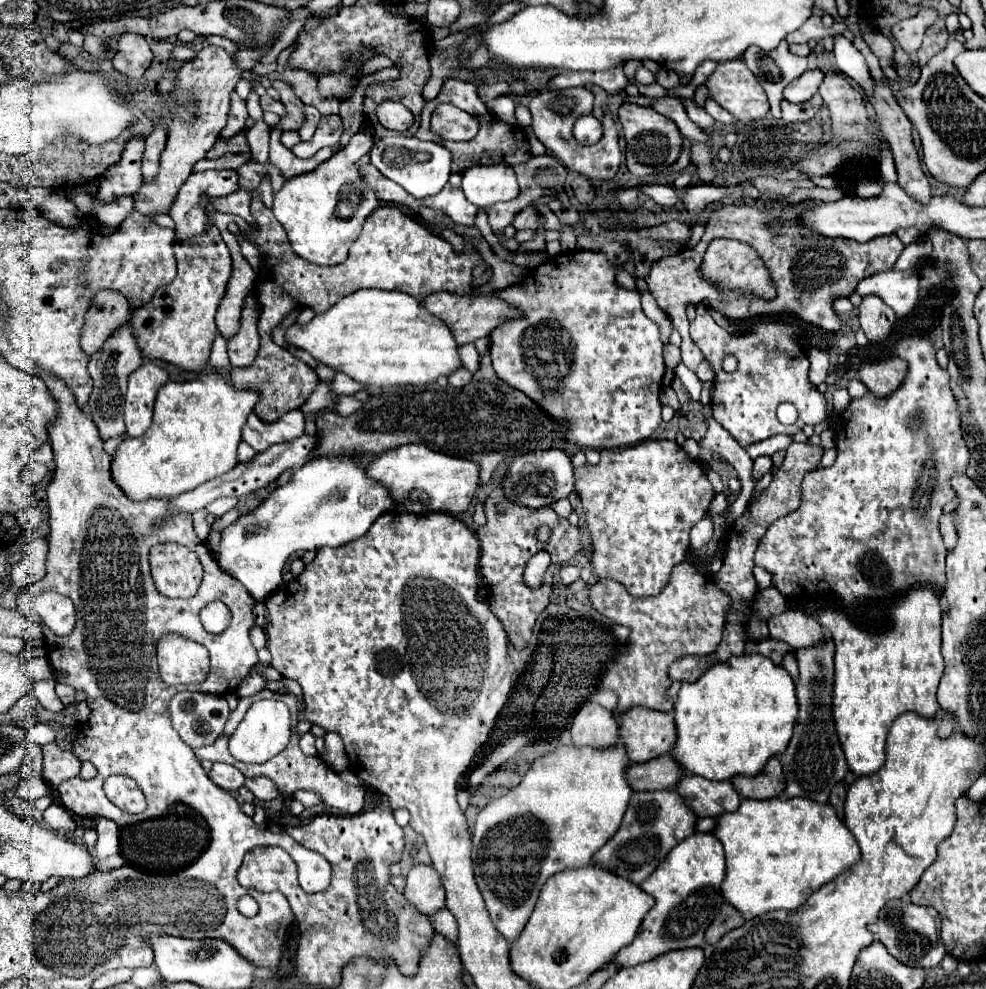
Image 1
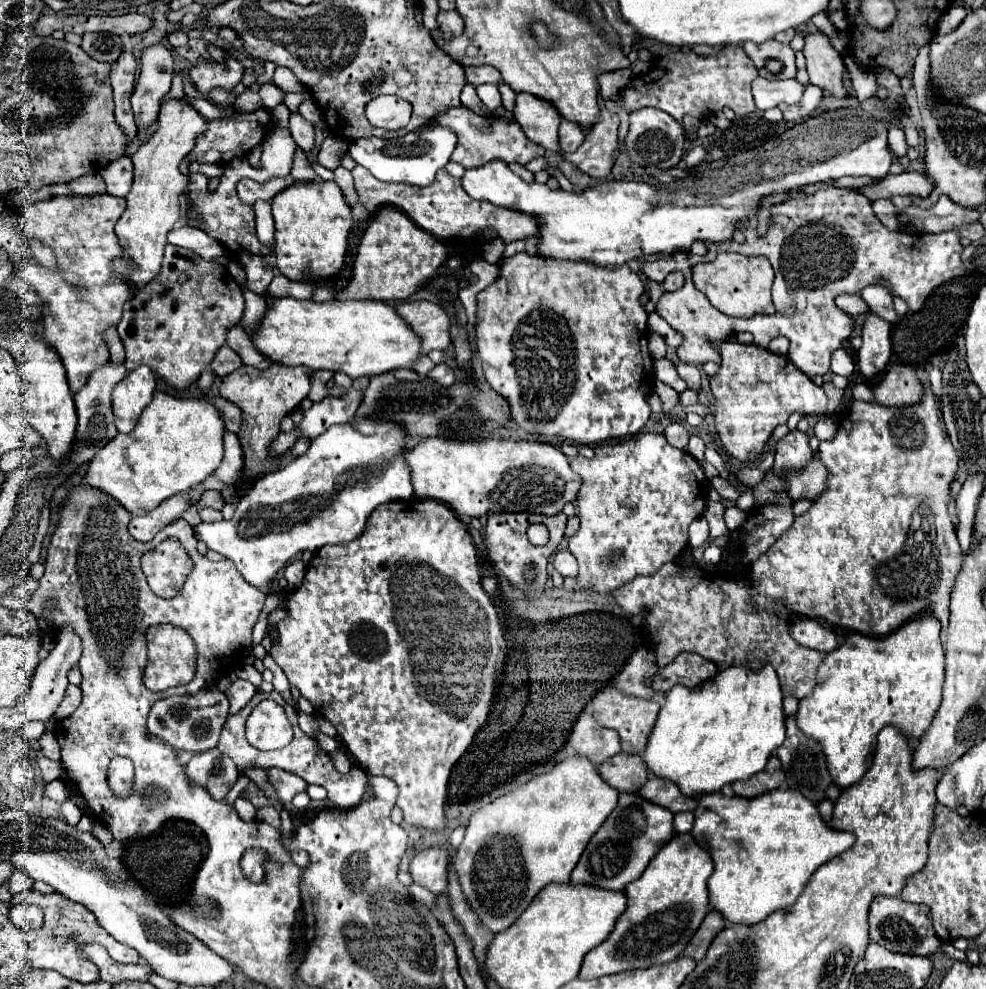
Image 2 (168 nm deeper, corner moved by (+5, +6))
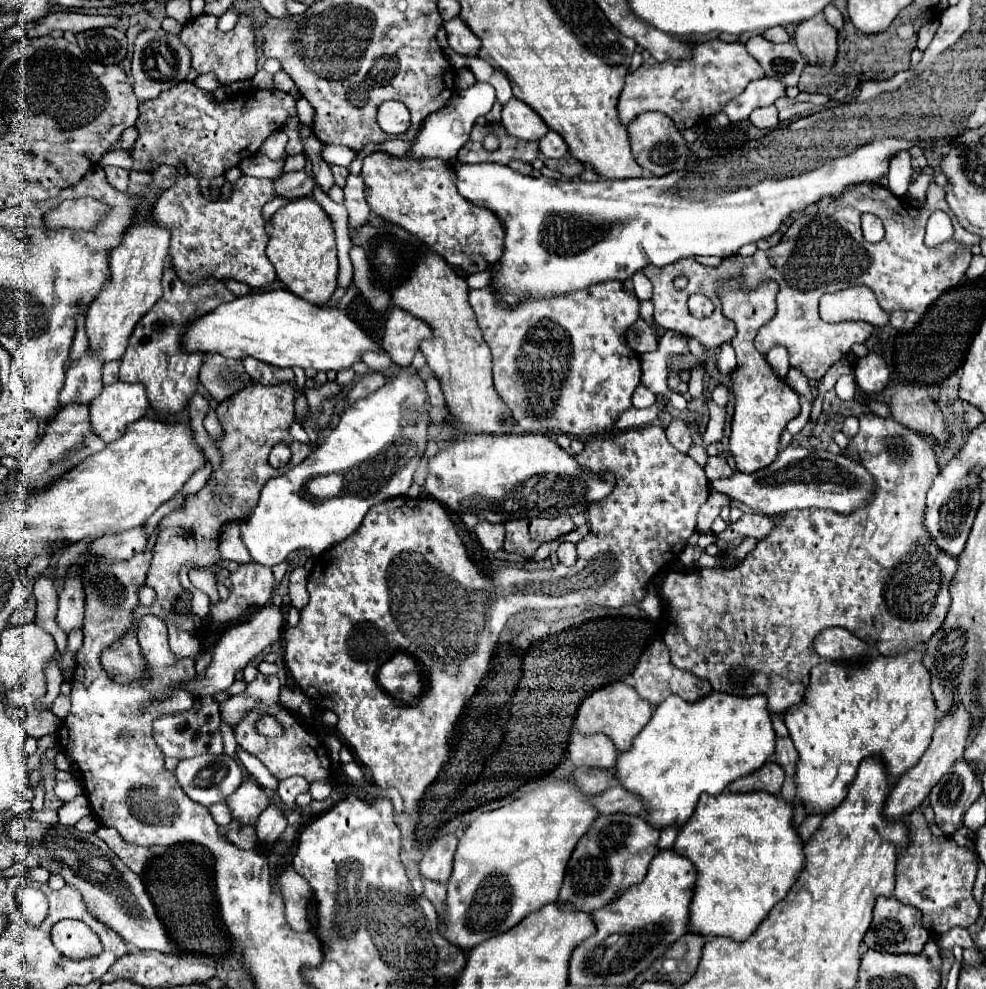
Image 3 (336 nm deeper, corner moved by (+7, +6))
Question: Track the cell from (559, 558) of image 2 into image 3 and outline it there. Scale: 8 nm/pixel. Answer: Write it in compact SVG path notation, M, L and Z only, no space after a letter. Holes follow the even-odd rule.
M562 542L562 544L558 546L556 554L558 554L558 560L560 560L562 564L572 566L572 564L576 562L576 544L572 544L572 542Z

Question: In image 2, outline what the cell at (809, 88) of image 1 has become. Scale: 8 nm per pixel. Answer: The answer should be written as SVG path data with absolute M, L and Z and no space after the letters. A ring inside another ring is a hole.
M756 78L752 82L752 92L754 92L754 102L760 110L768 110L774 108L778 104L796 104L802 94L804 94L806 86L802 82L798 82L796 78L790 80L764 80L764 78Z

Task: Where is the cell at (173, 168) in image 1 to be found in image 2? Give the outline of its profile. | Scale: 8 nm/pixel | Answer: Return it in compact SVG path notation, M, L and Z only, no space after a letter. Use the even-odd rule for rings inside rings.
M168 98L160 108L158 130L132 156L134 184L126 196L128 206L122 218L116 222L116 236L124 248L124 254L136 262L136 268L128 268L124 266L124 262L116 262L114 270L122 280L132 280L136 286L144 286L160 272L164 246L168 244L166 234L180 220L180 196L188 186L188 176L182 174L178 166L196 146L196 138L204 134L206 126L206 118L194 106L190 106L182 98Z

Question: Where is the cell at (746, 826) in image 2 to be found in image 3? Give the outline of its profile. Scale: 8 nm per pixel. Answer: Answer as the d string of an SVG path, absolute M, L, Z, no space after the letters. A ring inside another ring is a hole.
M744 792L744 794L702 794L692 818L680 828L674 852L692 860L696 868L696 886L690 906L688 932L702 936L728 936L732 940L746 940L756 926L768 916L774 904L778 904L794 880L804 868L804 842L792 828L792 806L784 800L774 798L764 792Z

